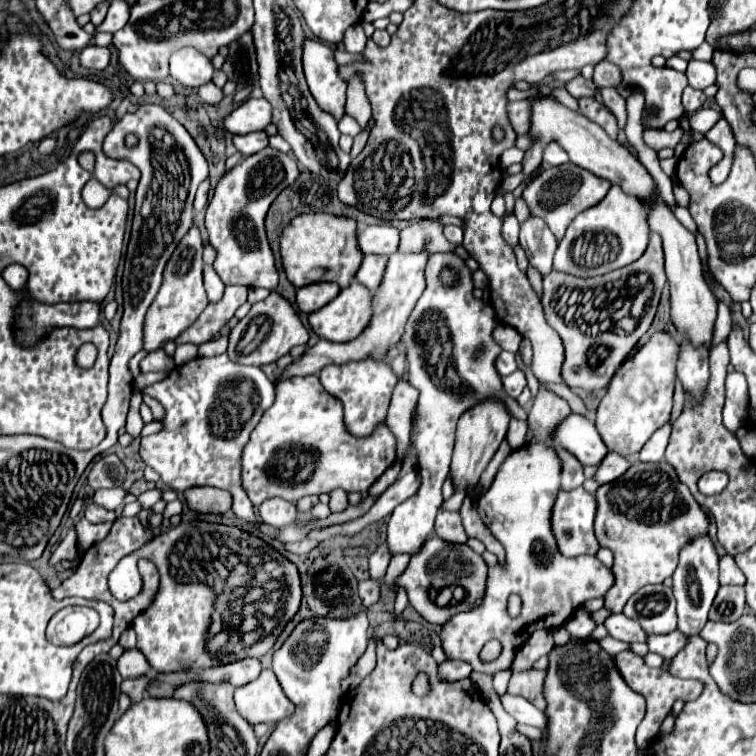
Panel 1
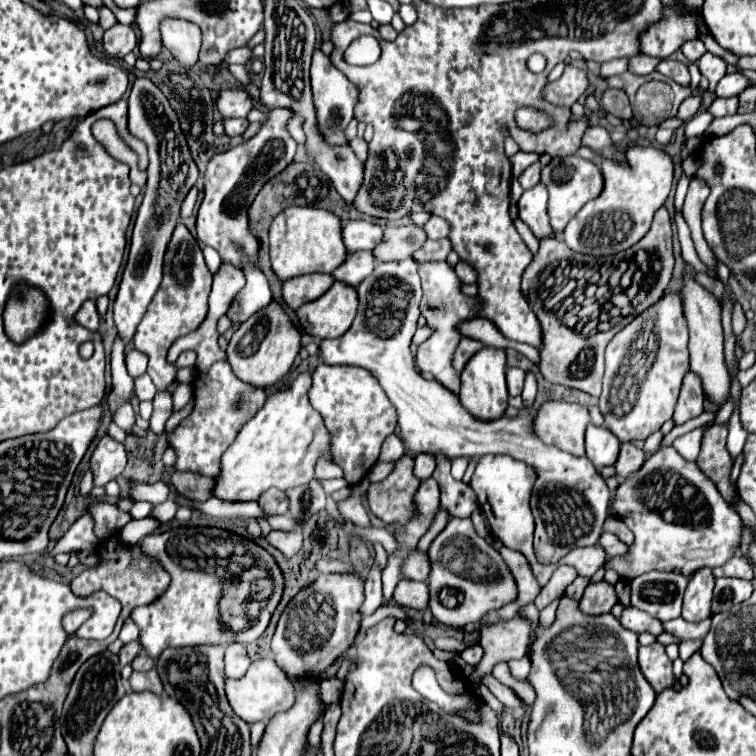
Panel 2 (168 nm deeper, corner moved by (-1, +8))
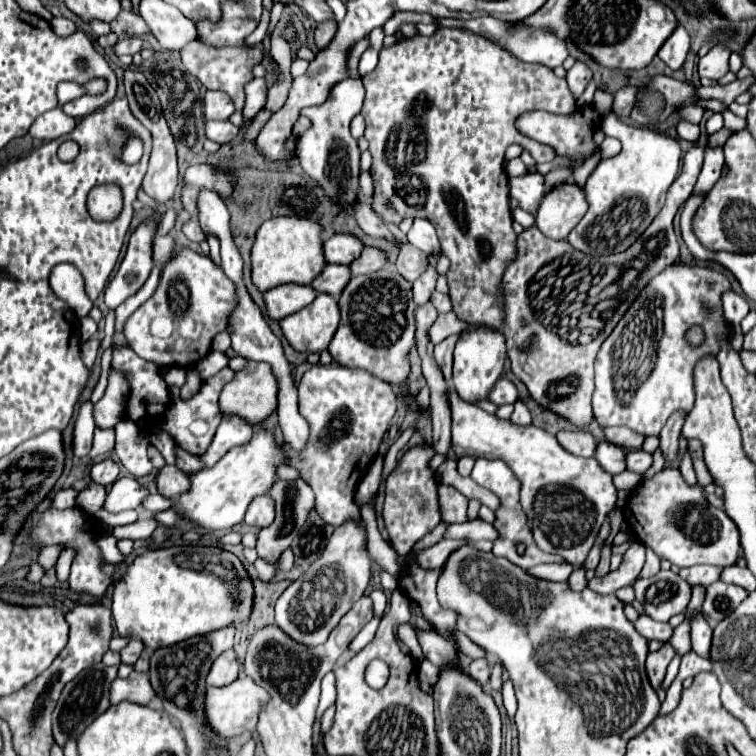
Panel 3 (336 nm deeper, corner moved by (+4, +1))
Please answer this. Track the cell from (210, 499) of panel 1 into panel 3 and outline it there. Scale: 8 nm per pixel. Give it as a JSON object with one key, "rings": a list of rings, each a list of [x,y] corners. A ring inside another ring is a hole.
{"rings":[[[165,465],[157,475],[157,491],[169,499],[183,495],[187,487],[191,487],[189,477],[183,471],[179,471],[175,465]]]}

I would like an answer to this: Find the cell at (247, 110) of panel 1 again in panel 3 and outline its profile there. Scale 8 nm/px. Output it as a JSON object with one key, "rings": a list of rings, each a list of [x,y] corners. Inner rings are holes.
{"rings":[[[207,91],[203,97],[203,107],[205,107],[205,119],[227,121],[235,113],[231,97],[223,91]]]}

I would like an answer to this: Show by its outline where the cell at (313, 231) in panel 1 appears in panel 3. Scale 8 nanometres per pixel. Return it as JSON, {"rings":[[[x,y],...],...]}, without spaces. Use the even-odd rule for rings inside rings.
{"rings":[[[273,217],[265,221],[259,231],[251,251],[251,277],[253,283],[261,291],[269,291],[273,287],[285,283],[297,285],[311,285],[315,277],[321,275],[323,267],[327,265],[323,255],[323,227],[305,217]]]}

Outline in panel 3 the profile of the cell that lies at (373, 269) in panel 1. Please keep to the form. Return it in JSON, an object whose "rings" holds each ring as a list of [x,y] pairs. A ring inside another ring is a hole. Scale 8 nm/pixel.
{"rings":[[[327,265],[323,273],[311,283],[311,287],[317,289],[319,293],[329,293],[337,299],[349,281],[351,281],[349,265]]]}

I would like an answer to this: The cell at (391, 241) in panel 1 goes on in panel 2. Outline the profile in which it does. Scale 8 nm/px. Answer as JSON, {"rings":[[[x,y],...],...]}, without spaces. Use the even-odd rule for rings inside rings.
{"rings":[[[348,220],[342,226],[342,238],[348,252],[376,248],[376,244],[380,244],[382,240],[382,234],[384,234],[382,226],[366,220]]]}

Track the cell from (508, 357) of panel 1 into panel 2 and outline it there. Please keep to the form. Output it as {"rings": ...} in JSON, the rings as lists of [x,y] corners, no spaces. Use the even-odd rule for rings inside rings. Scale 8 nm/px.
{"rings":[[[462,336],[460,342],[458,342],[458,346],[456,346],[456,350],[454,350],[454,356],[452,356],[452,366],[456,368],[456,372],[460,372],[460,370],[464,368],[464,364],[468,362],[468,358],[470,358],[474,352],[478,352],[482,346],[484,346],[482,342]]]}

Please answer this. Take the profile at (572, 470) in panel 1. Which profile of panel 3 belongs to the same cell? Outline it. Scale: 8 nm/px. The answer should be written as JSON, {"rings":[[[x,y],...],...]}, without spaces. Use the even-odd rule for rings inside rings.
{"rings":[[[563,429],[555,435],[559,439],[559,445],[565,451],[571,451],[579,457],[593,457],[595,453],[595,437],[587,429]]]}

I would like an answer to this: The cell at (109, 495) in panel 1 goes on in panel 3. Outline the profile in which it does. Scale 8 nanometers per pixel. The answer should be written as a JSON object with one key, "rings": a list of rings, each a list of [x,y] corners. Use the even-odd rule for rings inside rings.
{"rings":[[[69,489],[69,491],[59,491],[59,493],[55,495],[53,507],[57,507],[57,509],[67,509],[67,507],[75,507],[77,495],[79,495],[79,491],[75,491],[75,489]]]}

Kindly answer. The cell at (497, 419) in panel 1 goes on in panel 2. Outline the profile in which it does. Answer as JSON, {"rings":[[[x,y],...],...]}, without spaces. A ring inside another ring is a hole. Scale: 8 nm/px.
{"rings":[[[484,346],[478,350],[464,366],[460,374],[460,402],[476,416],[482,420],[496,420],[500,414],[504,414],[508,406],[508,390],[506,390],[506,352],[502,348],[494,346]]]}

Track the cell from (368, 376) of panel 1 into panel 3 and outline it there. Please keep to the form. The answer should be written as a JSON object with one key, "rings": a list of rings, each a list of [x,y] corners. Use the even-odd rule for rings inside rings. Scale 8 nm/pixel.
{"rings":[[[313,365],[303,375],[299,383],[299,411],[311,425],[311,437],[301,455],[295,455],[289,447],[287,453],[291,465],[301,471],[301,477],[315,491],[315,511],[329,525],[337,527],[353,521],[365,527],[361,511],[355,505],[355,487],[375,459],[379,443],[389,431],[395,409],[397,395],[393,389],[367,371]]]}

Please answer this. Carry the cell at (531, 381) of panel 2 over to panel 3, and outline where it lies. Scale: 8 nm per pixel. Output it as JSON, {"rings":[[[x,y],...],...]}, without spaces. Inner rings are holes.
{"rings":[[[521,399],[515,401],[515,411],[513,411],[513,415],[511,415],[511,421],[513,421],[513,423],[519,423],[519,425],[527,425],[527,423],[531,423],[529,409],[525,407],[525,403],[523,403]]]}

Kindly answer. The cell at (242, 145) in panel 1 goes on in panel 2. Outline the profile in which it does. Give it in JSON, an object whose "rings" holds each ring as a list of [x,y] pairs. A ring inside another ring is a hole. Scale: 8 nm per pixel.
{"rings":[[[228,118],[224,120],[224,128],[228,136],[240,136],[248,128],[248,120],[246,118]]]}

